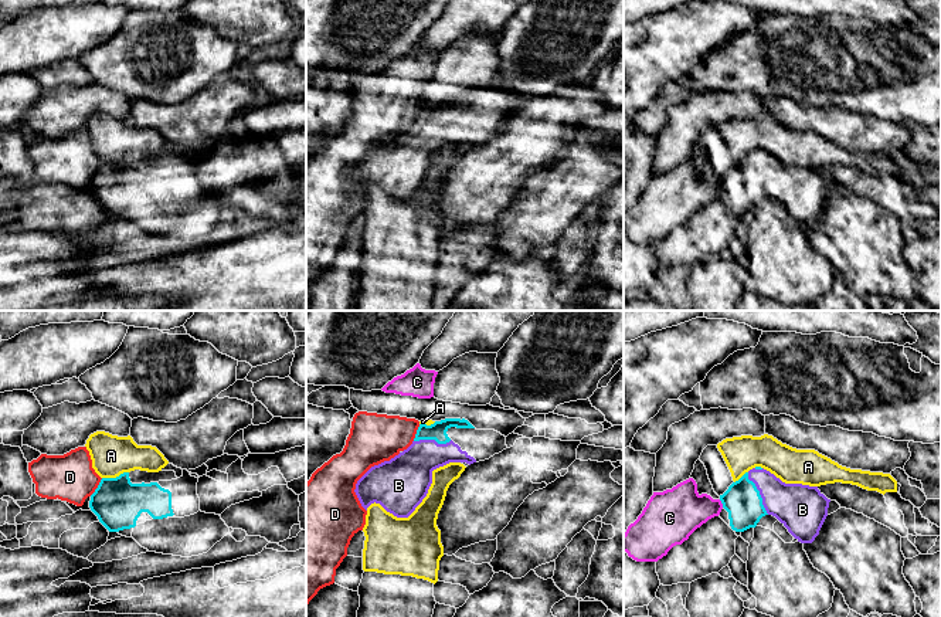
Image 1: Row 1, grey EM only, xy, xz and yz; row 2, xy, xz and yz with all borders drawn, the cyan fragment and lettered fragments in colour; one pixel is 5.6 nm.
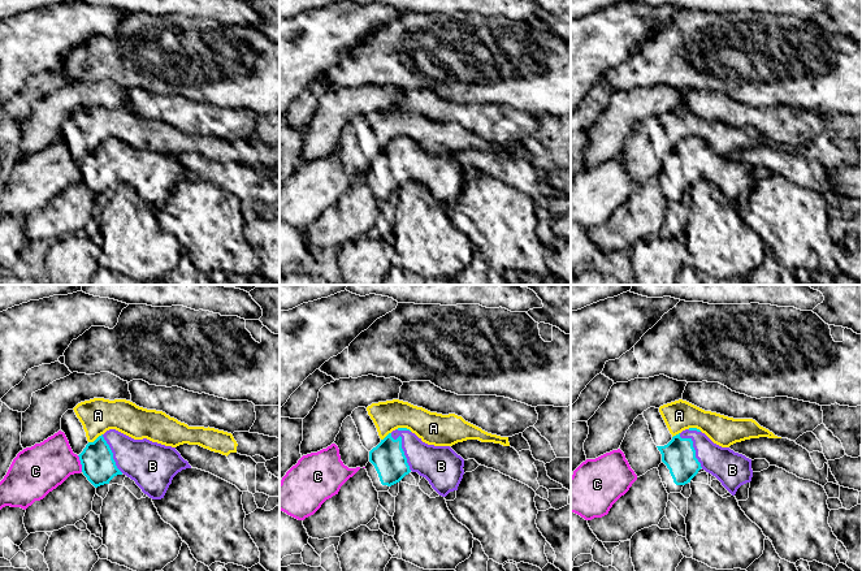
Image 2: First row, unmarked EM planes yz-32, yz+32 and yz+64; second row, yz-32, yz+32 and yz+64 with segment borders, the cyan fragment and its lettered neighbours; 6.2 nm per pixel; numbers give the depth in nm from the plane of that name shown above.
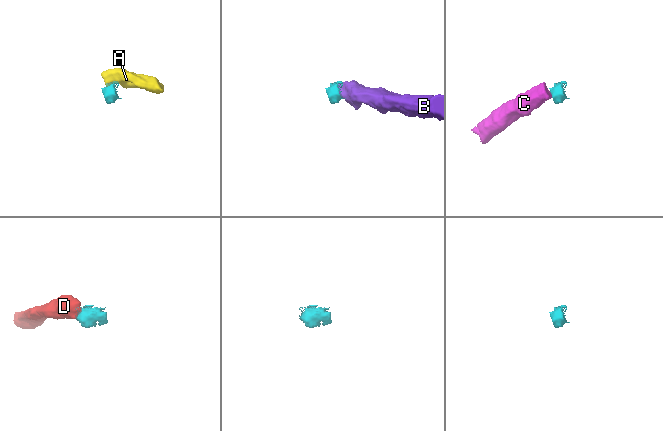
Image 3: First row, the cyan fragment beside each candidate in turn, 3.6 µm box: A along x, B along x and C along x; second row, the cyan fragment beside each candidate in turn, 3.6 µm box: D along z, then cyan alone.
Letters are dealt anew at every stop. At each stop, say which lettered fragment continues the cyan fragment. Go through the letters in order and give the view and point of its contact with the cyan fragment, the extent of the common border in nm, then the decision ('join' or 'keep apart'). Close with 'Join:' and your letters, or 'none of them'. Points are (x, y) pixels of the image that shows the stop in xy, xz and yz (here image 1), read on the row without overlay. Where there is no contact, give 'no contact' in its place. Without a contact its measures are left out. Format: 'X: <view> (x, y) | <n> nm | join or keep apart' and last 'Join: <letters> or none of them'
A: xy (116, 159) | 160 nm | keep apart
B: yz (758, 176) | 260 nm | join
C: yz (722, 185) | 50 nm | keep apart
D: xy (98, 169) | 130 nm | keep apart
Join: B

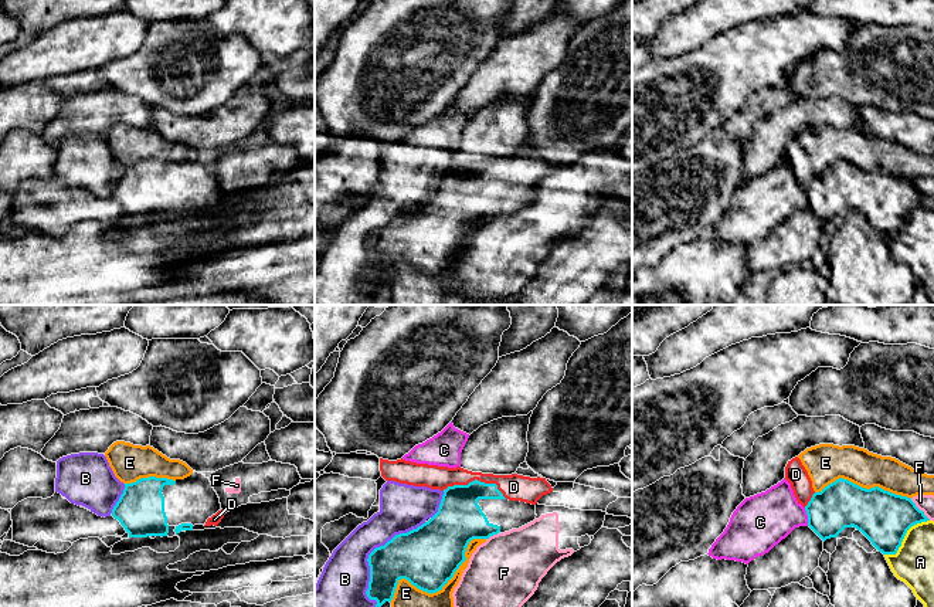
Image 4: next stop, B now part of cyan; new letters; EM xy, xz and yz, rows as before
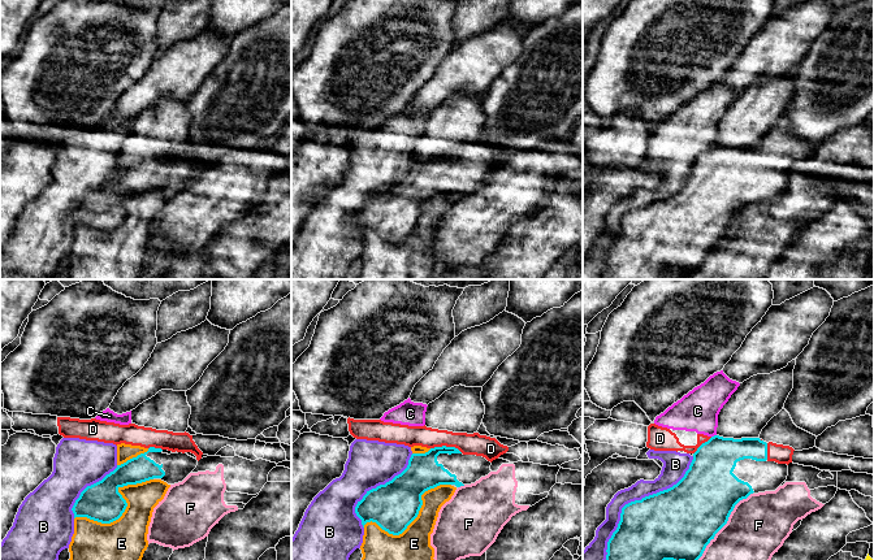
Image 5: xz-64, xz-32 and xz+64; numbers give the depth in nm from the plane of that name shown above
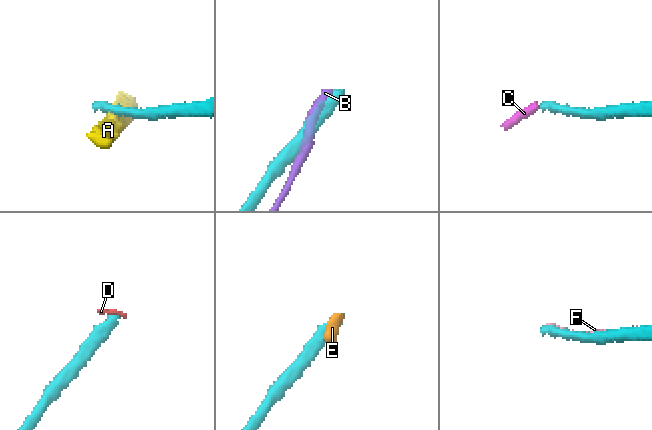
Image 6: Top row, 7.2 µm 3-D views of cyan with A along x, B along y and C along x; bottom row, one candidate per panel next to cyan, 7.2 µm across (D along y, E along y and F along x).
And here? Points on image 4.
A: yz (904, 217) | 320 nm | keep apart
B: xz (367, 241) | 600 nm | keep apart
C: yz (808, 199) | 110 nm | keep apart
D: xz (476, 162) | 380 nm | join
E: xz (440, 271) | 650 nm | keep apart
F: yz (919, 192) | 170 nm | keep apart
Join: D

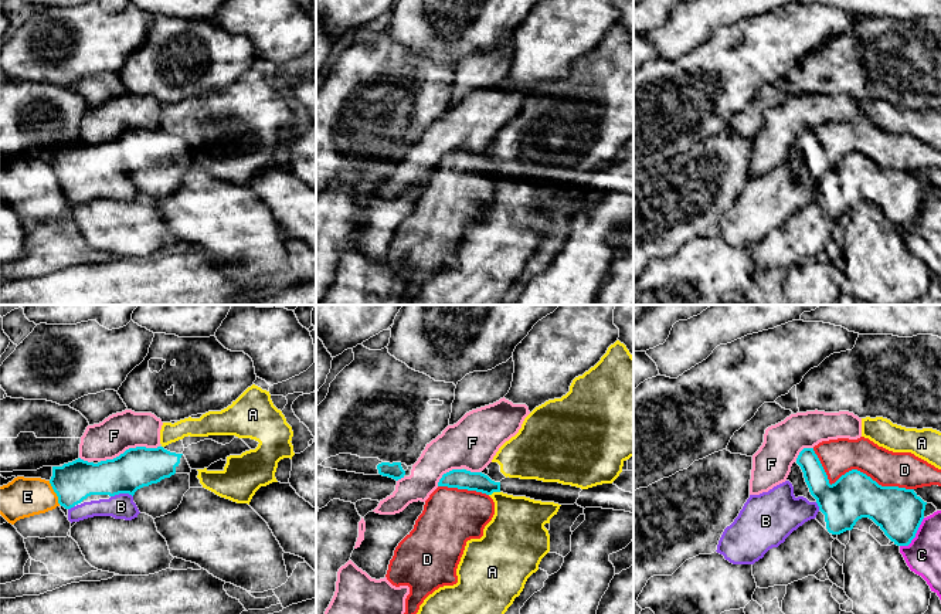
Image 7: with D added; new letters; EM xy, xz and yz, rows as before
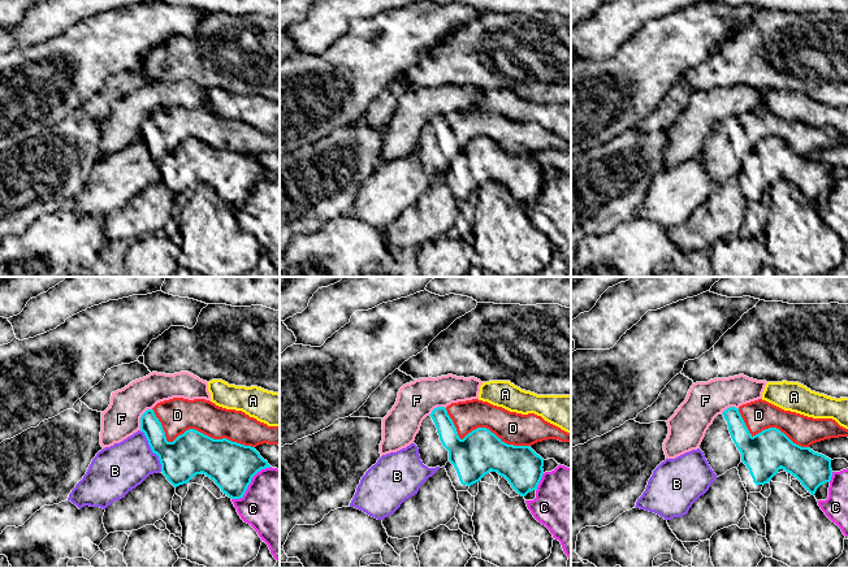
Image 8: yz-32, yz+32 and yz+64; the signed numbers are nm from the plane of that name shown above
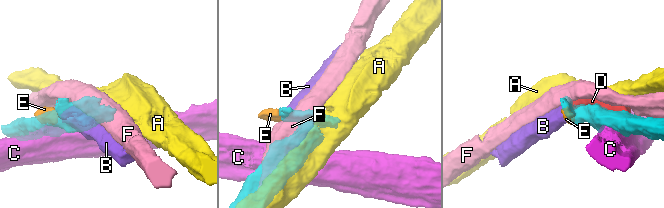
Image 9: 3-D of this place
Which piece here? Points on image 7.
A: xz (493, 173) | 70 nm | keep apart
B: xy (121, 175) | 130 nm | keep apart
C: yz (914, 217) | 220 nm | keep apart
D: yz (855, 152) | 600 nm | keep apart
E: xy (54, 173) | 150 nm | keep apart
F: xy (129, 131) | 340 nm | keep apart
Join: none of them

